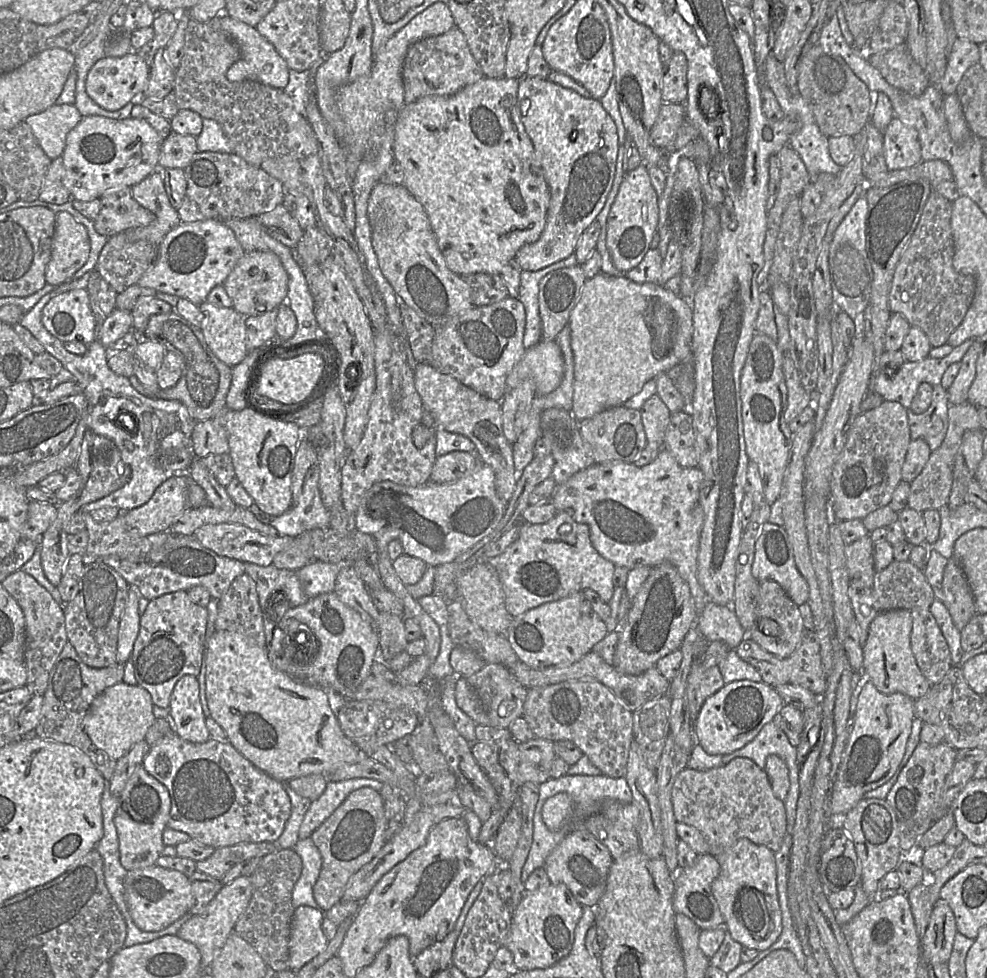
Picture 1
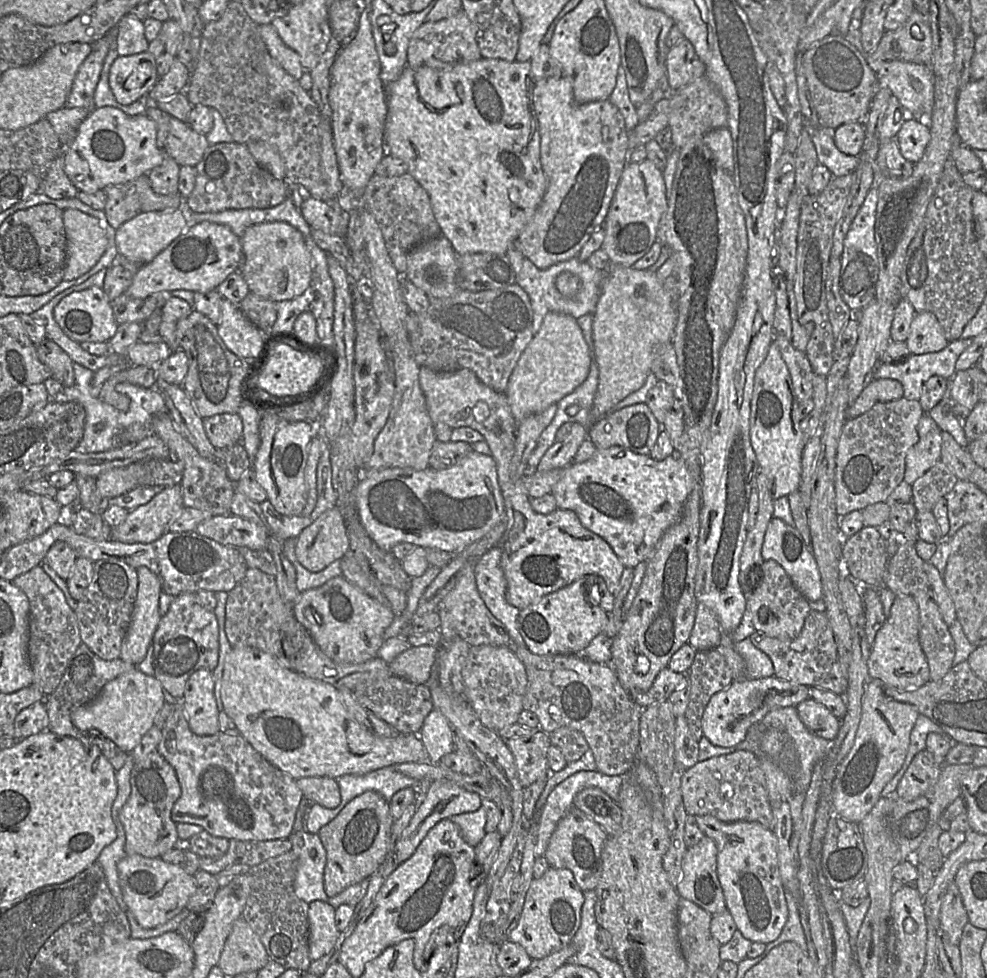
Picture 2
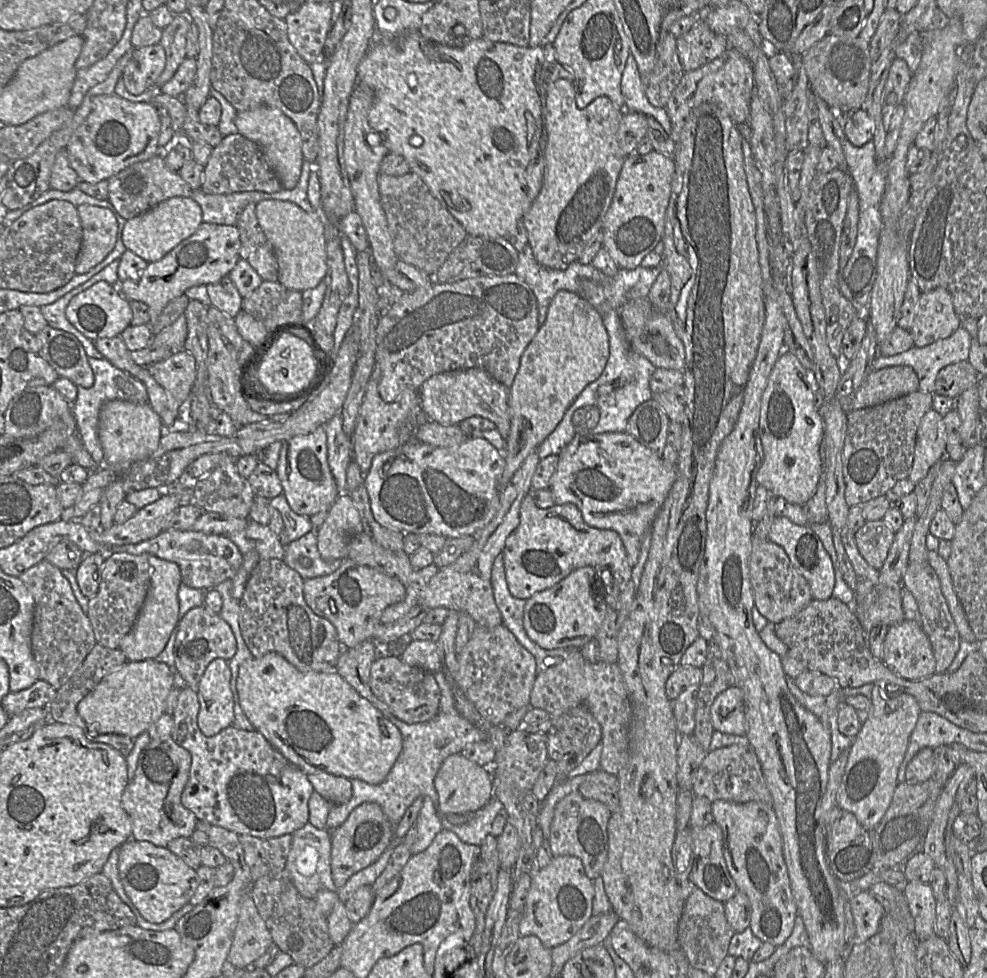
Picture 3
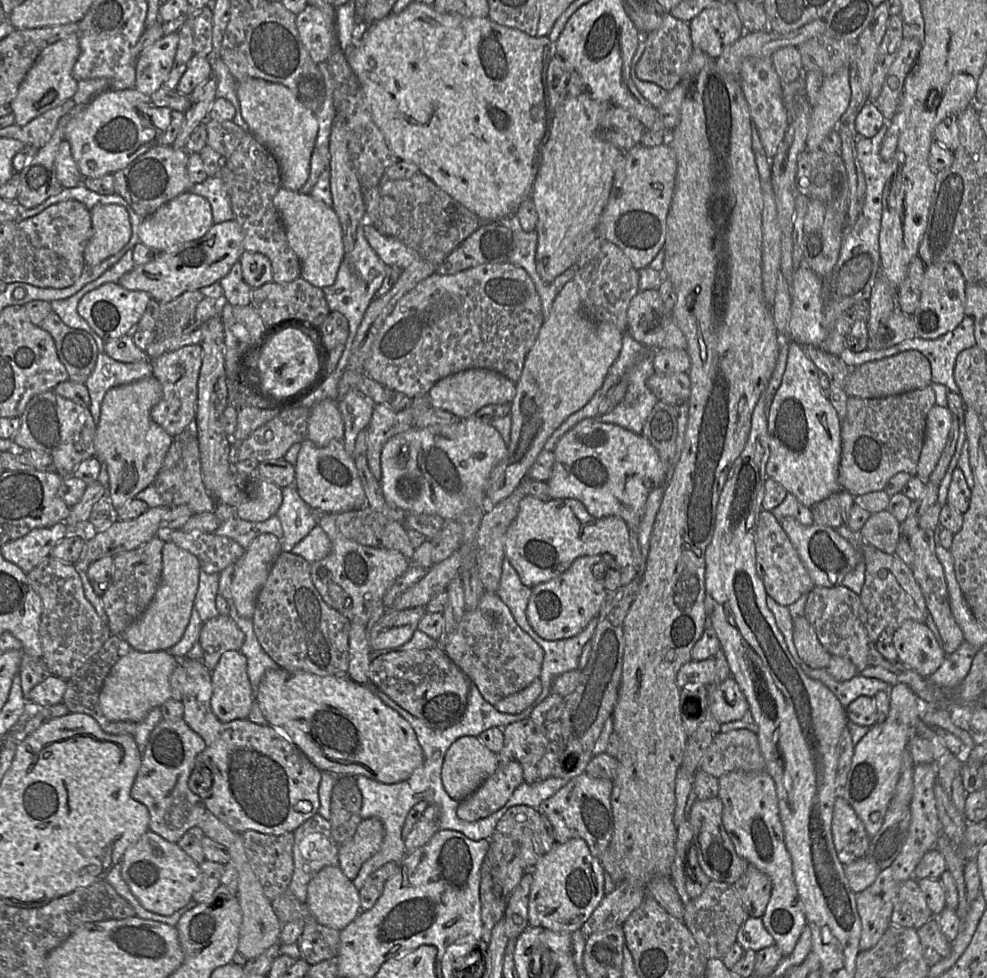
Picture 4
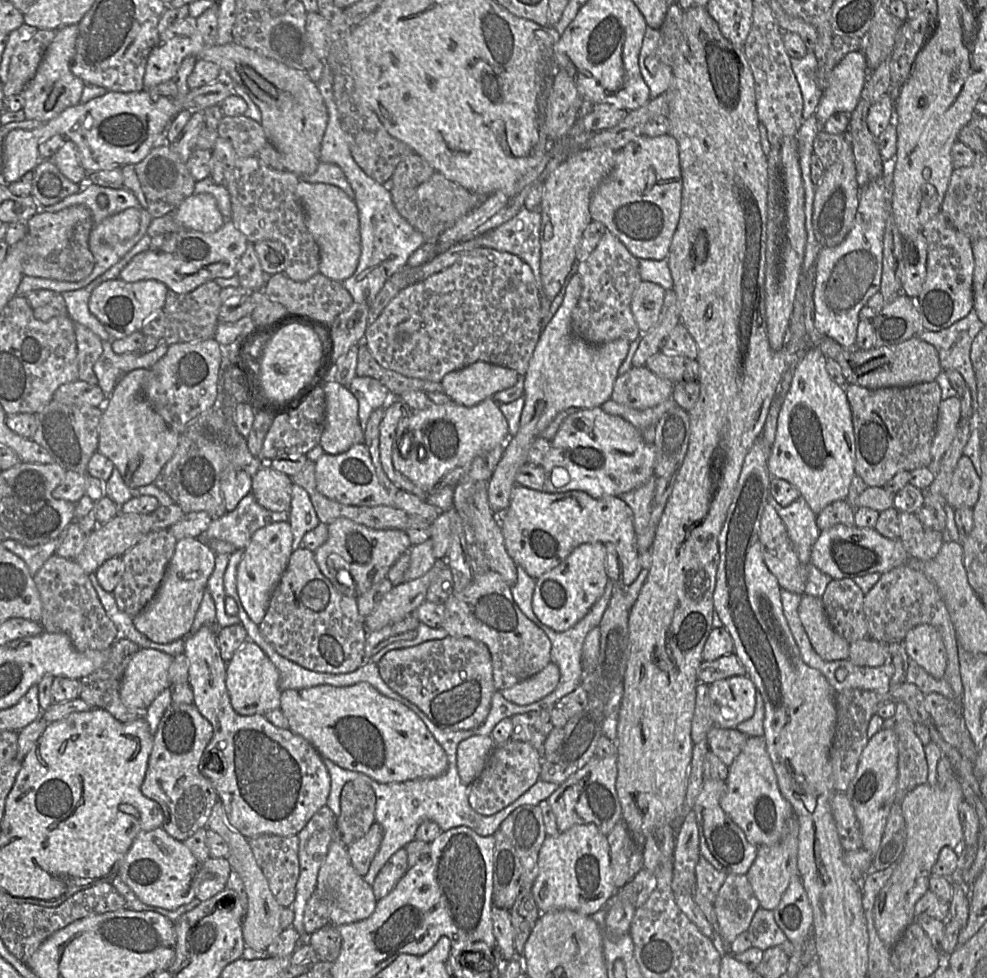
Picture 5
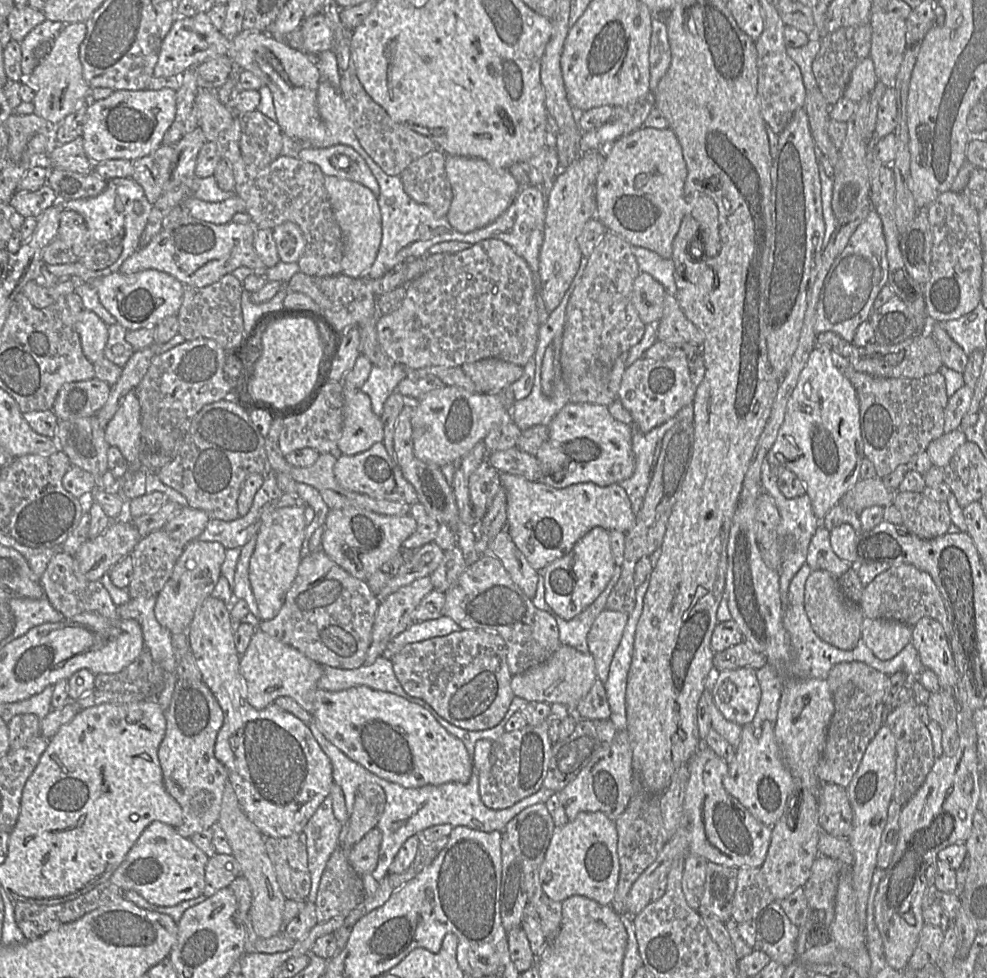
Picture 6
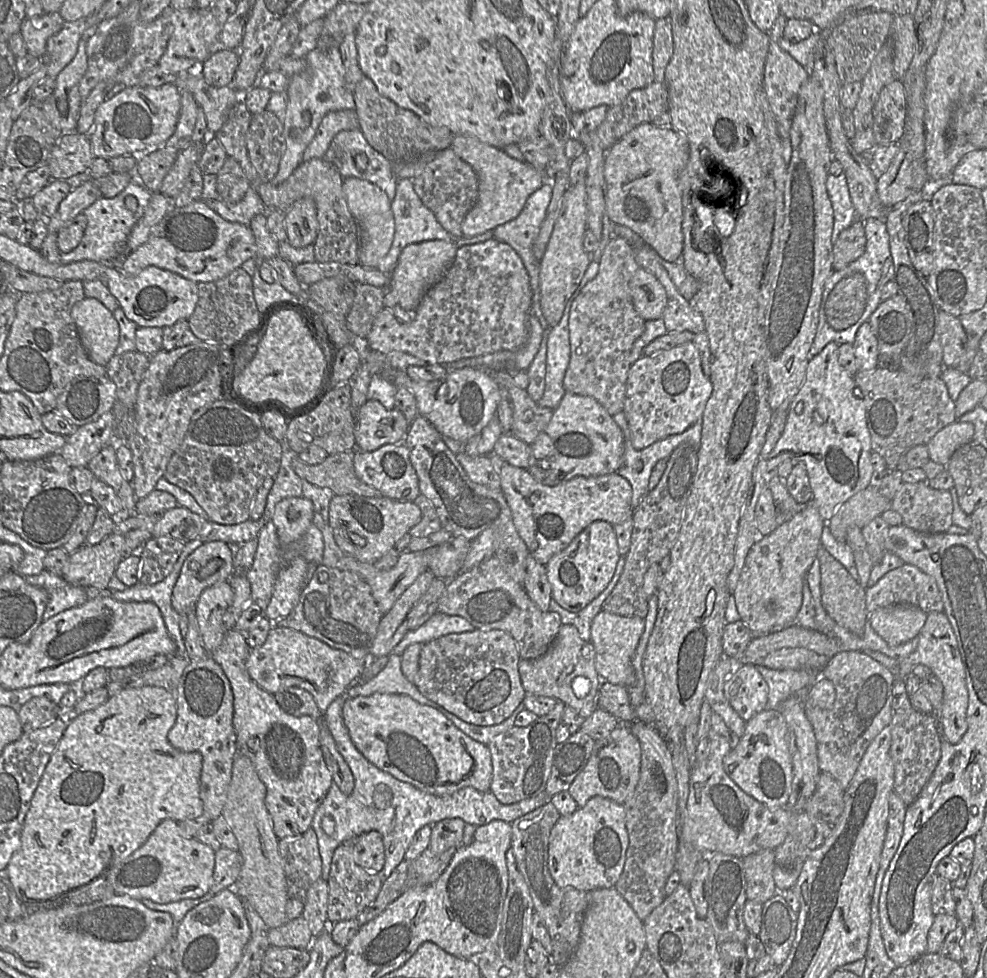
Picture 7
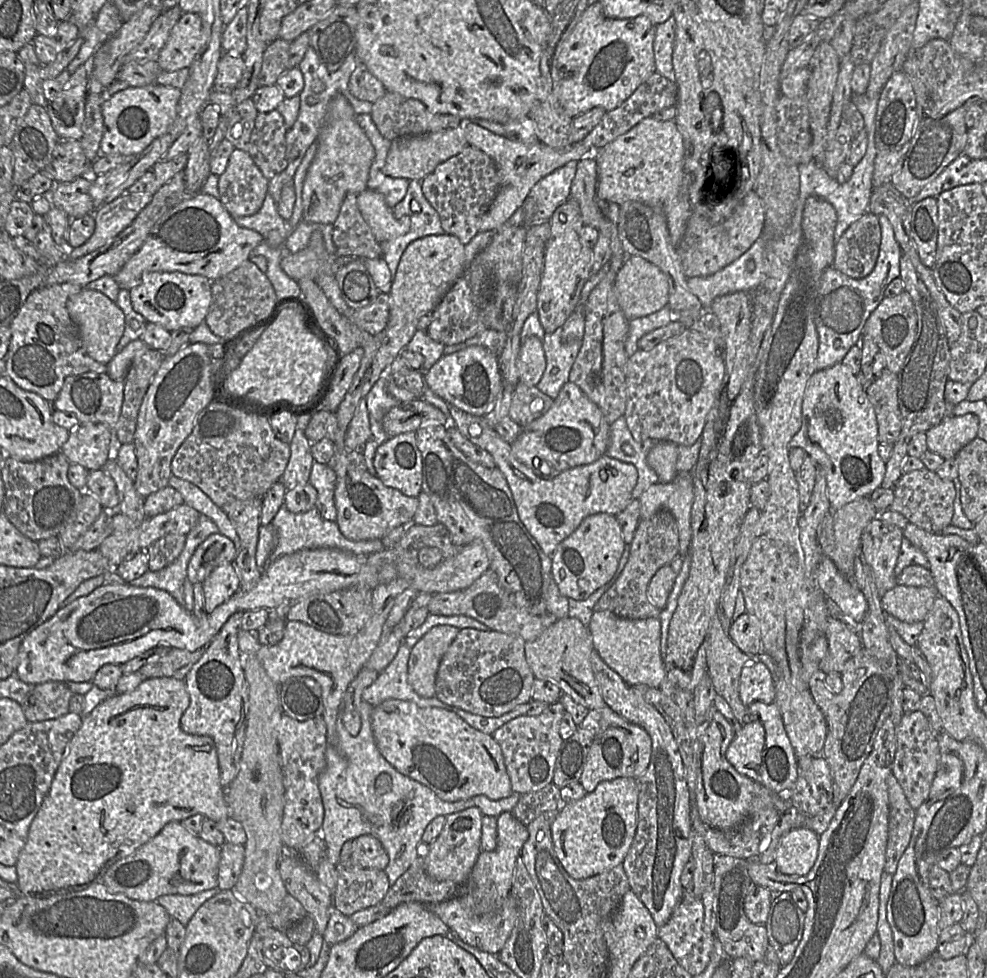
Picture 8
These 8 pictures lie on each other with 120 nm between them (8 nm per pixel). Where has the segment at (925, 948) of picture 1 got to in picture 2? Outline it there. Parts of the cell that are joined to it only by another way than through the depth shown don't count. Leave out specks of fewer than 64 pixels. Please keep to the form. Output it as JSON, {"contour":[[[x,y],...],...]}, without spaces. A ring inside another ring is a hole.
{"contour":[[[954,881],[944,897],[940,914],[940,937],[945,934],[950,943],[959,945],[965,925],[969,923],[960,891]]]}

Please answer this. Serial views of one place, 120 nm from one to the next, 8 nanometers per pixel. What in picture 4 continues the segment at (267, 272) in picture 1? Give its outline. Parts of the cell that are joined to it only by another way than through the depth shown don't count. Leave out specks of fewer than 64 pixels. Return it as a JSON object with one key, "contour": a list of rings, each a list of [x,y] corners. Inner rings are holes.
{"contour":[[[283,187],[273,198],[273,204],[284,226],[287,241],[300,261],[300,277],[319,288],[333,285],[345,255],[343,230],[333,208],[310,194]]]}

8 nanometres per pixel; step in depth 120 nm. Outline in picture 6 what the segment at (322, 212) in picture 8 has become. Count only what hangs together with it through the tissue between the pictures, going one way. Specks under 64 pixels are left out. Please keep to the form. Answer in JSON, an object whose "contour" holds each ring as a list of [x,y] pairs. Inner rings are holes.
{"contour":[[[285,222],[275,227],[273,238],[281,262],[293,263],[298,261],[305,248],[305,238],[297,224]]]}

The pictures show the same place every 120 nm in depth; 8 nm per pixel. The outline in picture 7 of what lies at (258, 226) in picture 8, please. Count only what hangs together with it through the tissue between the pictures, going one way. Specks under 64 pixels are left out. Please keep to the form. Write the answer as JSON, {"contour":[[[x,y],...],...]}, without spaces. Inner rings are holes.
{"contour":[[[250,188],[244,198],[237,203],[229,203],[223,200],[205,202],[209,208],[226,221],[238,222],[248,227],[256,215],[266,215],[267,213],[267,208],[253,188]]]}

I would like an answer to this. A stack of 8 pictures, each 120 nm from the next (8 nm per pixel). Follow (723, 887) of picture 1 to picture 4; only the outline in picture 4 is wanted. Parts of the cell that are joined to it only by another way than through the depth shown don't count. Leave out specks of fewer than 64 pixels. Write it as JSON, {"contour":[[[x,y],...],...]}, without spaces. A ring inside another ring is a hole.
{"contour":[[[732,771],[719,778],[718,797],[723,804],[723,826],[733,843],[736,853],[747,861],[749,866],[757,868],[771,879],[771,896],[761,918],[765,929],[774,938],[775,945],[782,951],[784,957],[788,956],[794,951],[802,931],[807,926],[807,920],[794,882],[791,857],[785,846],[775,783],[766,771]]]}

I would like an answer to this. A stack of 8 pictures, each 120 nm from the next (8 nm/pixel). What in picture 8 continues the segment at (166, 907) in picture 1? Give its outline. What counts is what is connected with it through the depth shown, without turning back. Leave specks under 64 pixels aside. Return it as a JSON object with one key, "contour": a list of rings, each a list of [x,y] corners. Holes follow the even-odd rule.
{"contour":[[[171,821],[142,847],[112,864],[102,883],[114,893],[139,901],[173,894],[195,895],[217,887],[220,848],[190,833],[179,821]]]}

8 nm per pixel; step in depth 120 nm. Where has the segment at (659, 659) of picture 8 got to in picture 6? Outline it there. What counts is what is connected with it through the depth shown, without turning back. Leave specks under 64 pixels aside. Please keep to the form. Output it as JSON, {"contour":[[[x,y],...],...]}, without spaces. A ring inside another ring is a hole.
{"contour":[[[604,609],[592,624],[588,636],[588,653],[595,661],[596,676],[605,682],[614,653],[619,646],[629,614]]]}

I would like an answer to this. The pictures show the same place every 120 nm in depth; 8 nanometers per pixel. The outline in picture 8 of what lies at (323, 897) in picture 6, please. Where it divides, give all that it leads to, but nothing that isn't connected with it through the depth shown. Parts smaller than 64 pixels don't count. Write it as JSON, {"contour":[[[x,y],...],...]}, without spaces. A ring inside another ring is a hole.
{"contour":[[[352,859],[335,866],[333,905],[346,916],[381,903],[391,886],[384,870],[363,868]]]}

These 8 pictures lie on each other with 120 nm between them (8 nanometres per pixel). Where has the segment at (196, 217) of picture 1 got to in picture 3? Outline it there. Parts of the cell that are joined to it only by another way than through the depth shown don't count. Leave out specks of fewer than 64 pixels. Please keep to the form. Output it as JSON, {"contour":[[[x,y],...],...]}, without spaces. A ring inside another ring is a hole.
{"contour":[[[233,134],[224,137],[221,143],[213,148],[208,162],[204,166],[200,189],[207,194],[250,191],[274,193],[281,190],[282,185],[260,147],[240,134]]]}

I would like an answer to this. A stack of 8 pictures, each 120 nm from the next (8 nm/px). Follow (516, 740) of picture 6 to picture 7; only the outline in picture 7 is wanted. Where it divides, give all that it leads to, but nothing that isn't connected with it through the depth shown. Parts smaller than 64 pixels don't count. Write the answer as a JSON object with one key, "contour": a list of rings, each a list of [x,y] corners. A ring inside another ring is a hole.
{"contour":[[[559,701],[548,714],[538,717],[525,727],[513,726],[495,736],[488,744],[492,761],[490,791],[499,802],[513,804],[545,791],[558,743],[556,730],[562,720],[565,706]]]}

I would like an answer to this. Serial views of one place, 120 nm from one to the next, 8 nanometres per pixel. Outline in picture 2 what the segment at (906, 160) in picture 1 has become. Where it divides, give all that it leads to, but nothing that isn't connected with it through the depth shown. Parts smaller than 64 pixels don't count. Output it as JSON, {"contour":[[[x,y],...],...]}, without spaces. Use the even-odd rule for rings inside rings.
{"contour":[[[908,118],[896,138],[902,156],[916,164],[923,156],[930,140],[930,128],[914,118]]]}

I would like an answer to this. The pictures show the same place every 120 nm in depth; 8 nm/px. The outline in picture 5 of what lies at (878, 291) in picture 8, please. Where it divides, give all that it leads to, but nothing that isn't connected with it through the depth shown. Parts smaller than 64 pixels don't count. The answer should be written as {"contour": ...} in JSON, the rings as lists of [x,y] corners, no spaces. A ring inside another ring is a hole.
{"contour":[[[894,159],[885,161],[882,177],[861,187],[852,228],[839,245],[822,248],[814,263],[814,328],[847,349],[855,347],[860,310],[880,289],[883,241],[890,217],[893,165]]]}

